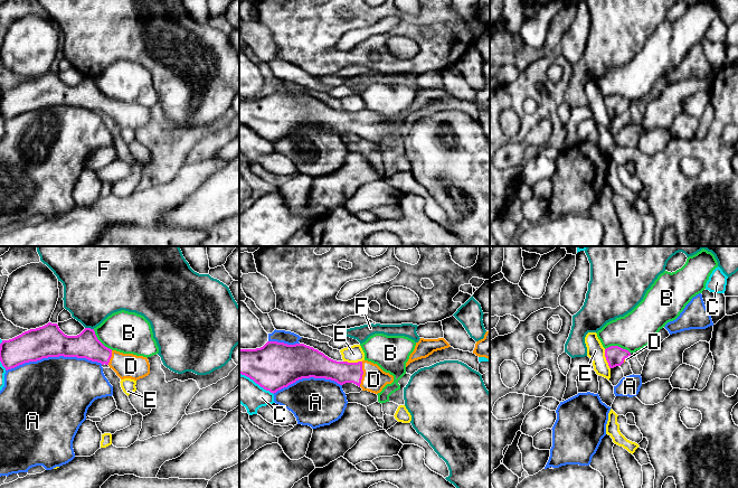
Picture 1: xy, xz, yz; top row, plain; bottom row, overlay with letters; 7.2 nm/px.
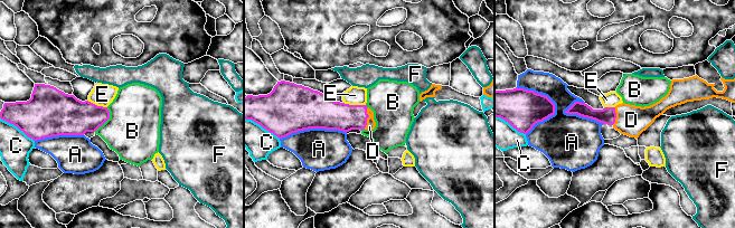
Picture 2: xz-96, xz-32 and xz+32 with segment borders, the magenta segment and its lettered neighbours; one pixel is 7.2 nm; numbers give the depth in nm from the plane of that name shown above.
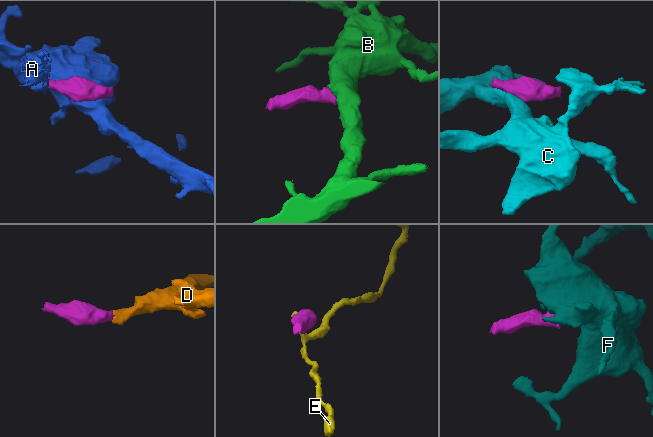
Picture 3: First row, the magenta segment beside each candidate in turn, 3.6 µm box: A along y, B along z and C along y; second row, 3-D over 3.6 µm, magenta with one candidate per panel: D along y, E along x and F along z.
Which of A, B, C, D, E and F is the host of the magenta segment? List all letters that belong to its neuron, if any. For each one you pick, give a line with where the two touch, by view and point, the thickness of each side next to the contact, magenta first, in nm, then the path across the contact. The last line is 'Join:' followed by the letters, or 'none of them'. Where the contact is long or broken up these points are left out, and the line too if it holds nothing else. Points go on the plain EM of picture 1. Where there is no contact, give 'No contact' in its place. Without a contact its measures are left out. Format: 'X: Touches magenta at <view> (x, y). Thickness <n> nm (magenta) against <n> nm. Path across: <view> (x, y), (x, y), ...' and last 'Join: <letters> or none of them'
D: Touches magenta at xz (362, 123). Thickness 160 nm (magenta) against 180 nm. Path across: xz (341, 121), (362, 123), (374, 129)
Join: D

